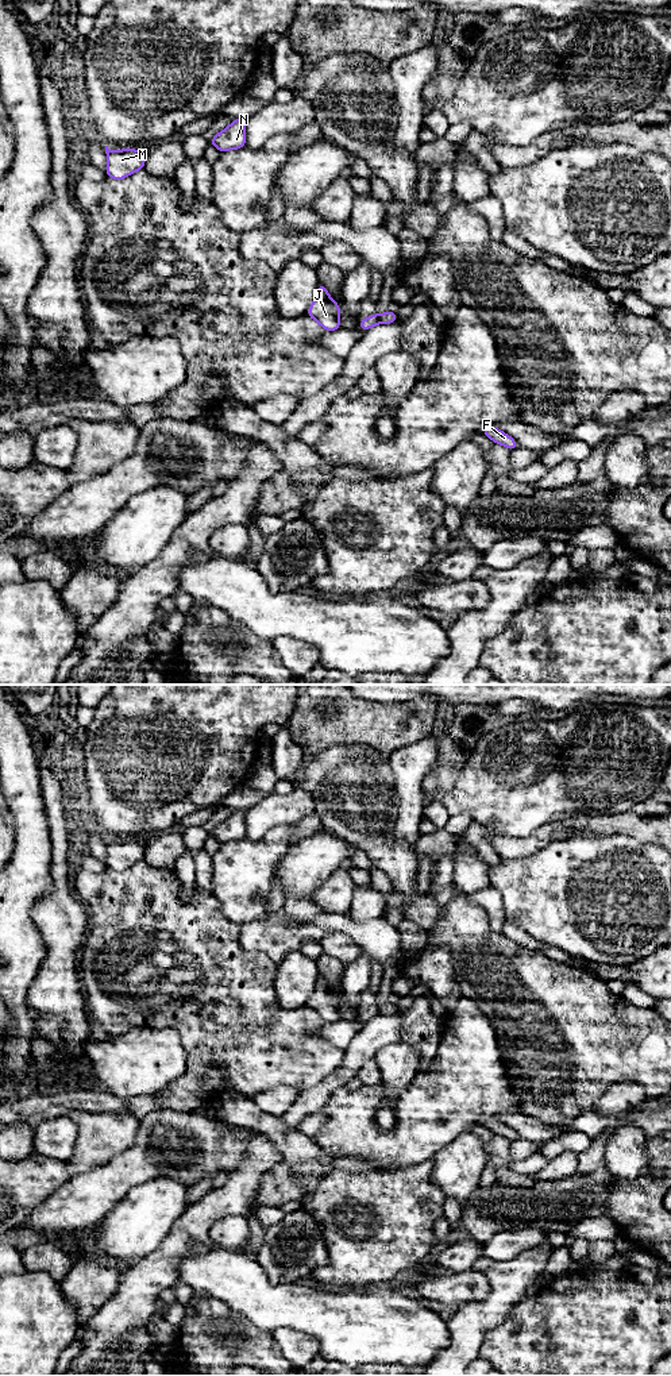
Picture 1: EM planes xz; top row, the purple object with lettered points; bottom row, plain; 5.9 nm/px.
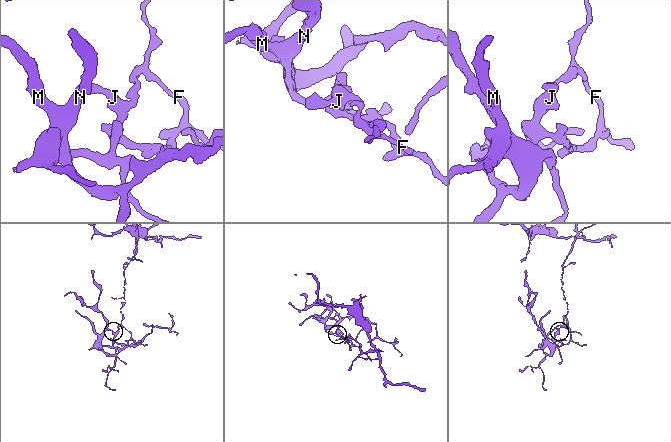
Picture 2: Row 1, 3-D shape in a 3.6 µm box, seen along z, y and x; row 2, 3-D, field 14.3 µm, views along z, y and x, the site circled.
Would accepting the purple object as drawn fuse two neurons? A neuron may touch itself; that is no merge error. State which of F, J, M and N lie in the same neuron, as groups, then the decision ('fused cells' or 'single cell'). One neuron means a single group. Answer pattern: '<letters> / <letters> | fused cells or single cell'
F / J M N | fused cells

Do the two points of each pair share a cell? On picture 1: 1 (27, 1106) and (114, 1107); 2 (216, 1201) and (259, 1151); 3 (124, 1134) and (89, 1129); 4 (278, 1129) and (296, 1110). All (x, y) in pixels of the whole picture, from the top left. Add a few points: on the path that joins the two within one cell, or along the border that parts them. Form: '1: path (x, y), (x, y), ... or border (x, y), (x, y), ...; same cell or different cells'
1: path (49, 1105), (92, 1102); same cell
2: path (230, 1191), (255, 1164); same cell
3: path (116, 1134), (97, 1133); same cell
4: border (278, 1118), (286, 1128), (297, 1130); different cells

